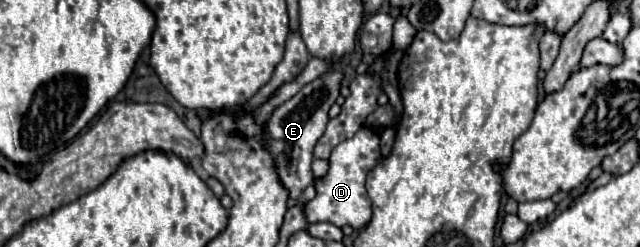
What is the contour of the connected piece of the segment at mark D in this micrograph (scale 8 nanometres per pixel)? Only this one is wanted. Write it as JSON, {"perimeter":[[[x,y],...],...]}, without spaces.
{"perimeter":[[[362,127],[352,139],[346,139],[332,149],[330,169],[328,169],[326,177],[314,181],[316,197],[306,203],[308,223],[328,221],[338,227],[350,225],[354,229],[362,229],[370,221],[372,203],[368,199],[364,183],[366,183],[368,171],[378,163],[378,149],[380,149],[380,137],[370,127]]]}

